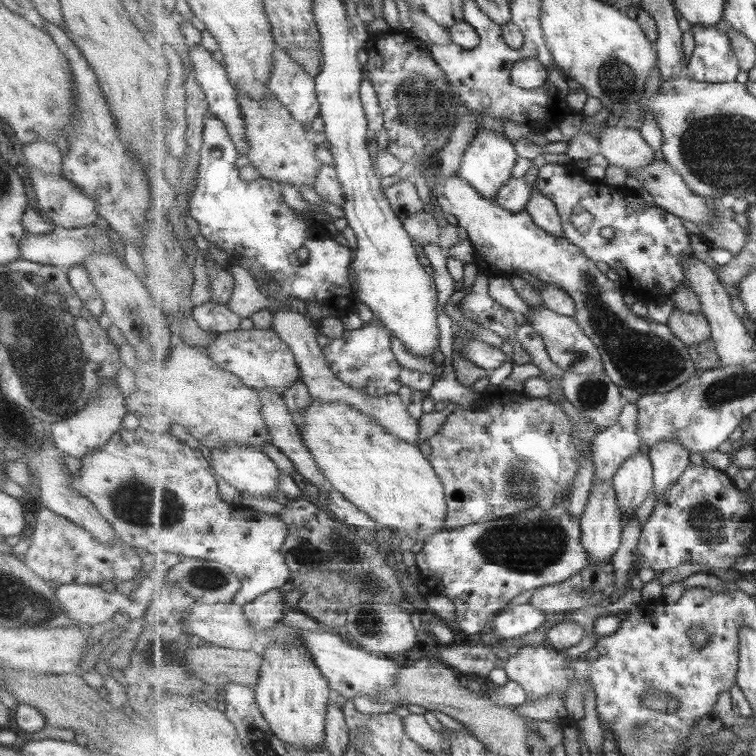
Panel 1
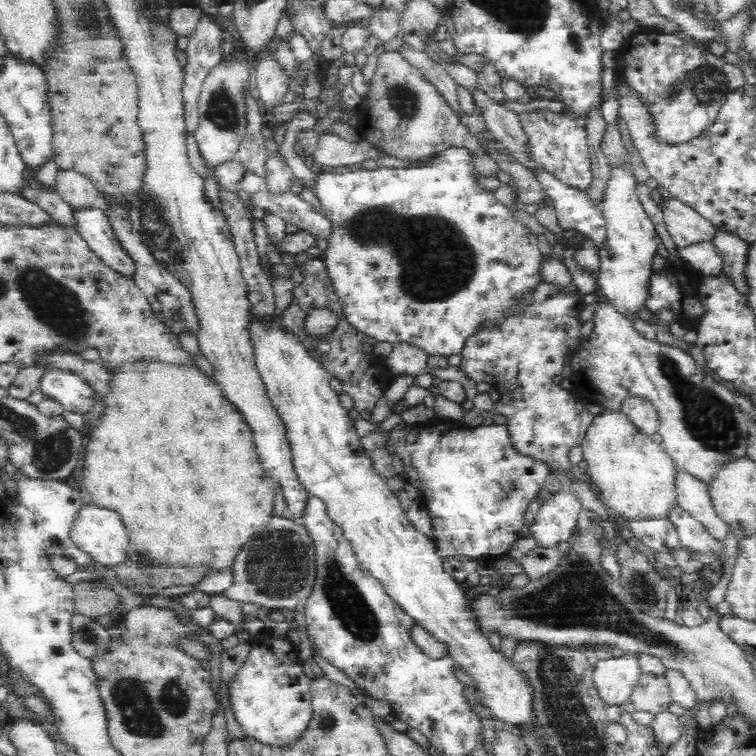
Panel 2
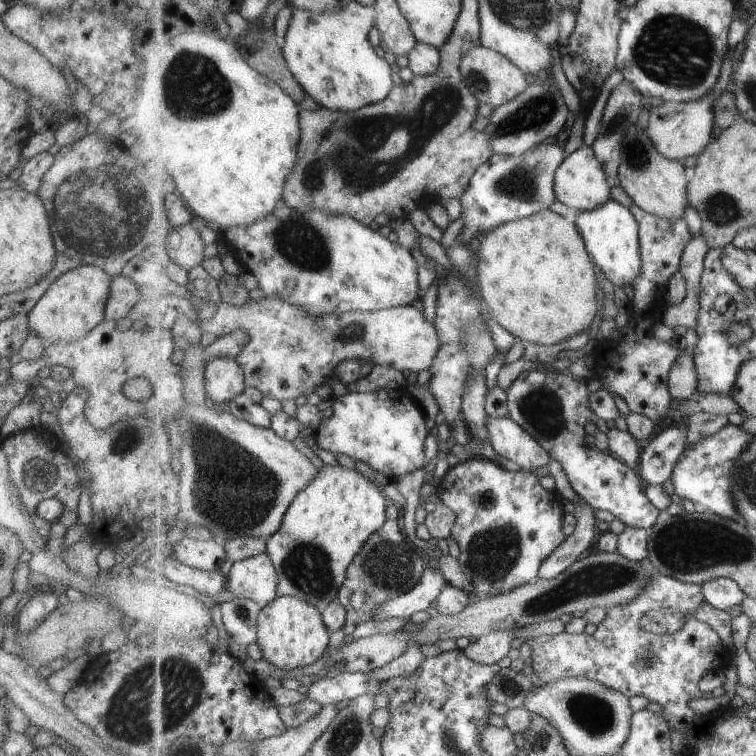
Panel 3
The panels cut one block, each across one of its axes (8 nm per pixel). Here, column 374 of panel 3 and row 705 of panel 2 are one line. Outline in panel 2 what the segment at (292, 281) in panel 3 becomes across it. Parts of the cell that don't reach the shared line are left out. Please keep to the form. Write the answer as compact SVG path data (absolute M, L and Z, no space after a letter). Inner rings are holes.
M264 628L253 637L246 662L227 686L230 708L246 736L281 747L293 743L306 730L313 712L311 680L302 670L303 664L298 647L286 635L272 634Z

